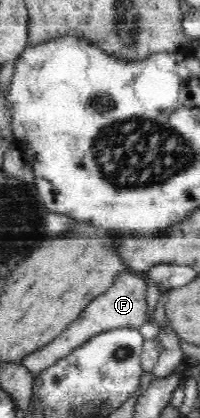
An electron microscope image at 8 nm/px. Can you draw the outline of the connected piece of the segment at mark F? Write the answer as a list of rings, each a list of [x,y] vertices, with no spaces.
[[[132,271],[123,272],[114,279],[110,288],[107,288],[98,298],[94,298],[88,306],[82,310],[82,313],[69,325],[68,329],[42,347],[36,354],[29,355],[22,363],[30,370],[30,373],[36,375],[48,366],[54,366],[54,363],[67,357],[72,351],[84,345],[95,335],[102,334],[108,330],[118,329],[139,329],[146,321],[148,315],[148,305],[146,304],[146,294],[148,293],[147,279],[138,273]]]

